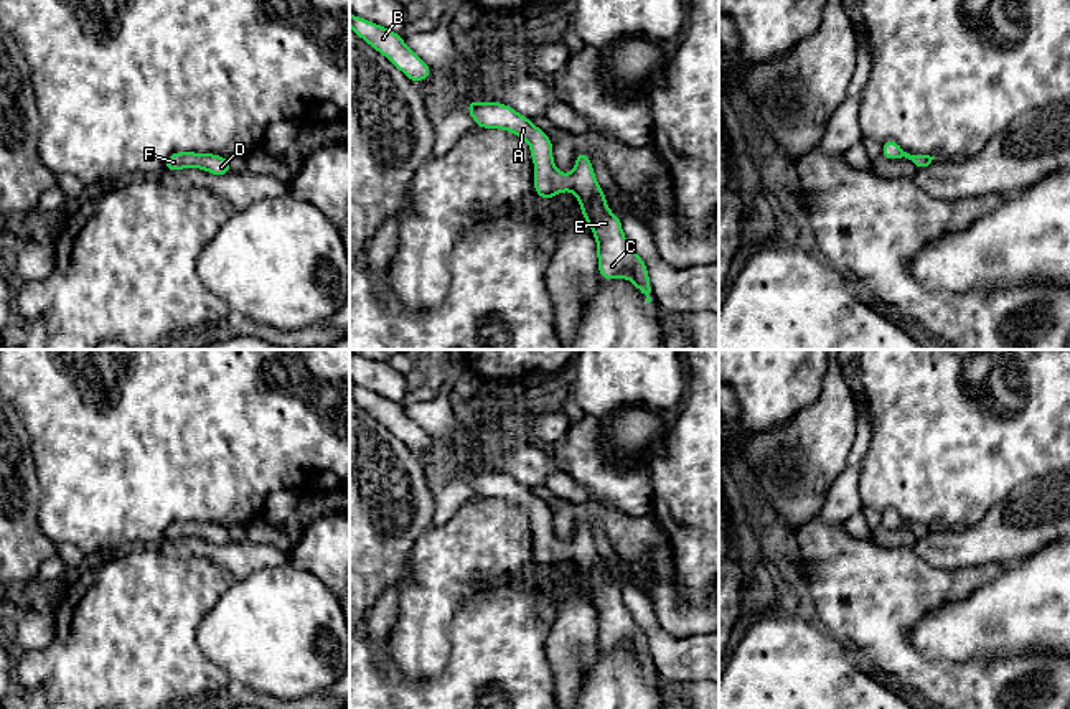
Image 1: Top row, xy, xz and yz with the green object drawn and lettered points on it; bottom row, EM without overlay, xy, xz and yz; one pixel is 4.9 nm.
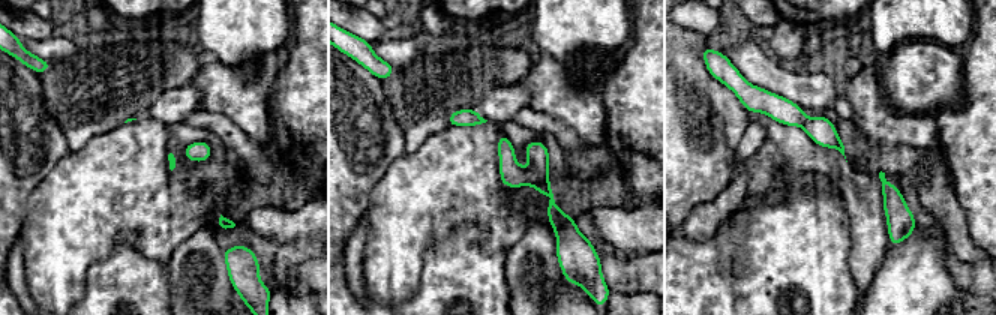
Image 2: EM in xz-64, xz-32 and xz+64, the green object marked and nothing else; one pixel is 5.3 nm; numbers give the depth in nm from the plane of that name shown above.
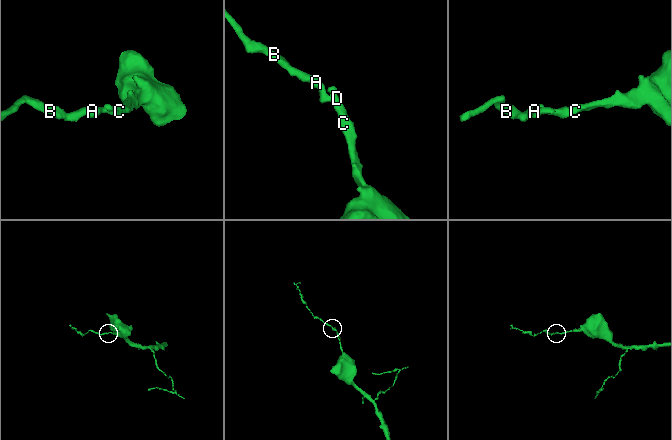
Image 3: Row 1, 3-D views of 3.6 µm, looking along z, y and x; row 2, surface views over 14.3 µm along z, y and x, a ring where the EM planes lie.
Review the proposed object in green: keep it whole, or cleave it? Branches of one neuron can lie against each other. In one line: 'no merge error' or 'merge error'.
no merge error

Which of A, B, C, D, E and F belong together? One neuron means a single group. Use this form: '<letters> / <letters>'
A B C D E F

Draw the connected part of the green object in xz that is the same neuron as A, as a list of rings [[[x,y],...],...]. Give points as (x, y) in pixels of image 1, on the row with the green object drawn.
[[[467,101],[467,107],[478,129],[503,129],[529,143],[536,195],[551,200],[566,190],[574,193],[597,241],[600,277],[603,280],[623,277],[633,282],[650,303],[651,287],[646,264],[625,237],[622,219],[610,211],[603,195],[605,190],[600,188],[595,178],[590,158],[582,152],[575,152],[575,168],[570,175],[566,175],[554,165],[552,140],[531,119],[503,102]]]

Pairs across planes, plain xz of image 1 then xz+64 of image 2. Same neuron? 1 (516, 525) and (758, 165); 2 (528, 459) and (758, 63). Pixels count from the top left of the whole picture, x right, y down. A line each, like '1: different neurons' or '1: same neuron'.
1: same neuron
2: same neuron

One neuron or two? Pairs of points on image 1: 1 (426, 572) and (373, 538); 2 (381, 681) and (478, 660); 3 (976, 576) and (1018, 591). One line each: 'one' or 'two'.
1: two
2: one
3: two

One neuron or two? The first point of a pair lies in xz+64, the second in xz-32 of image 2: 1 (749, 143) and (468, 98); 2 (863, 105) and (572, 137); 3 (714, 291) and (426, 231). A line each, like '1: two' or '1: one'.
1: one
2: two
3: two

